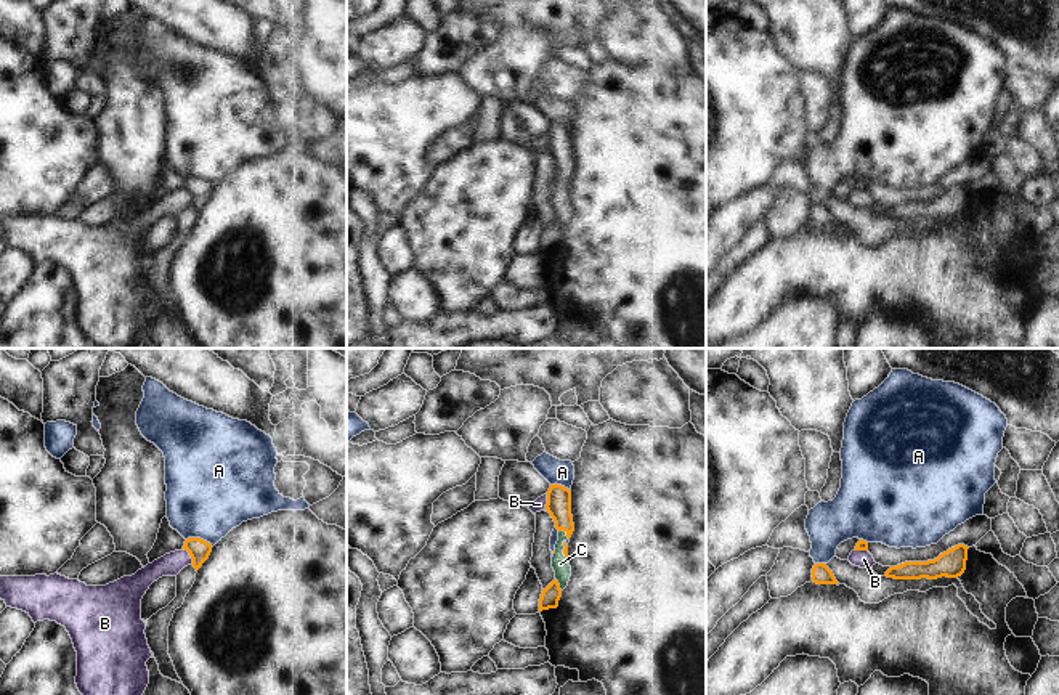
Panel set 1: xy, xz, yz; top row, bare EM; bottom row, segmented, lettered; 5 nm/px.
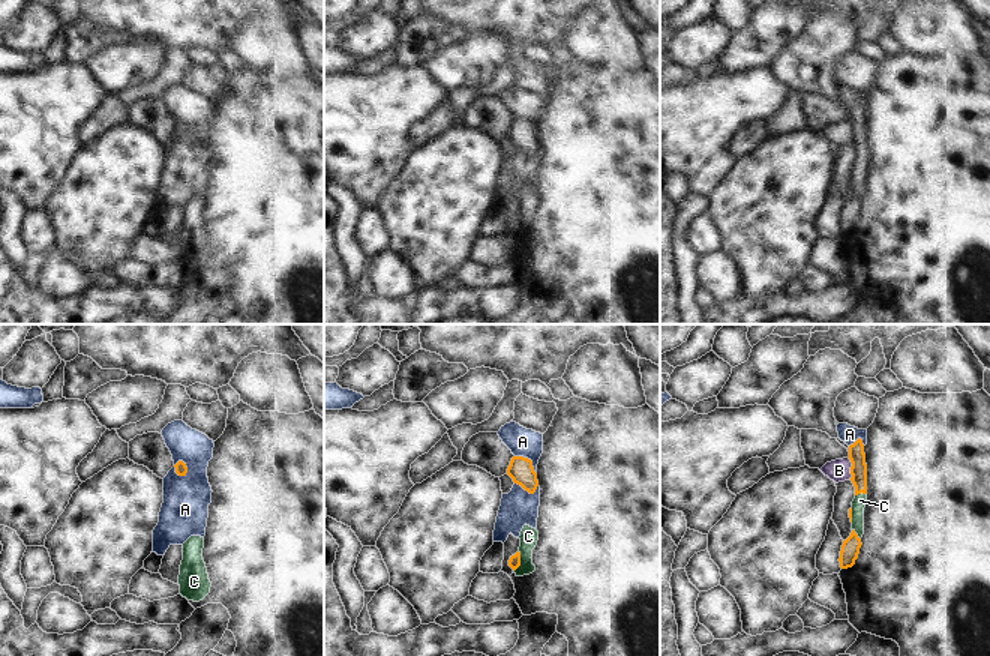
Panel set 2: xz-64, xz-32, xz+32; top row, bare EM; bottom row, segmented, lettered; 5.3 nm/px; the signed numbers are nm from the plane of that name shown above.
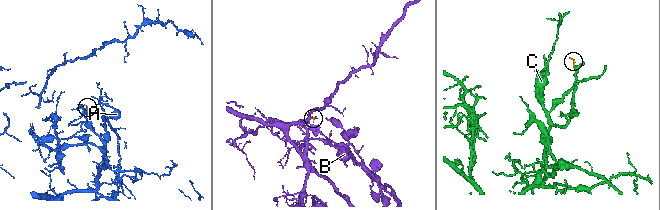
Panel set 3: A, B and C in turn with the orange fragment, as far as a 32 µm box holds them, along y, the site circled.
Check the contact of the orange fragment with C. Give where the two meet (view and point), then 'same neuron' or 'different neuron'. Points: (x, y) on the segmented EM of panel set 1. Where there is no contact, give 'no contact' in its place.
xz (567, 533) | same neuron

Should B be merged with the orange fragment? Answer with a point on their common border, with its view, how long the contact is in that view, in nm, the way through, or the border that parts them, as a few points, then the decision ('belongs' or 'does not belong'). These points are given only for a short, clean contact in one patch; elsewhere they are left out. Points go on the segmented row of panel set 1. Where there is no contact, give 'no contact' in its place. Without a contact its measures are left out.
meets orange in xy at (190, 554); contact 100 nm long; border along xy (183, 548), (191, 564); does not belong

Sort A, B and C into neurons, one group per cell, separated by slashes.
A / B / C

